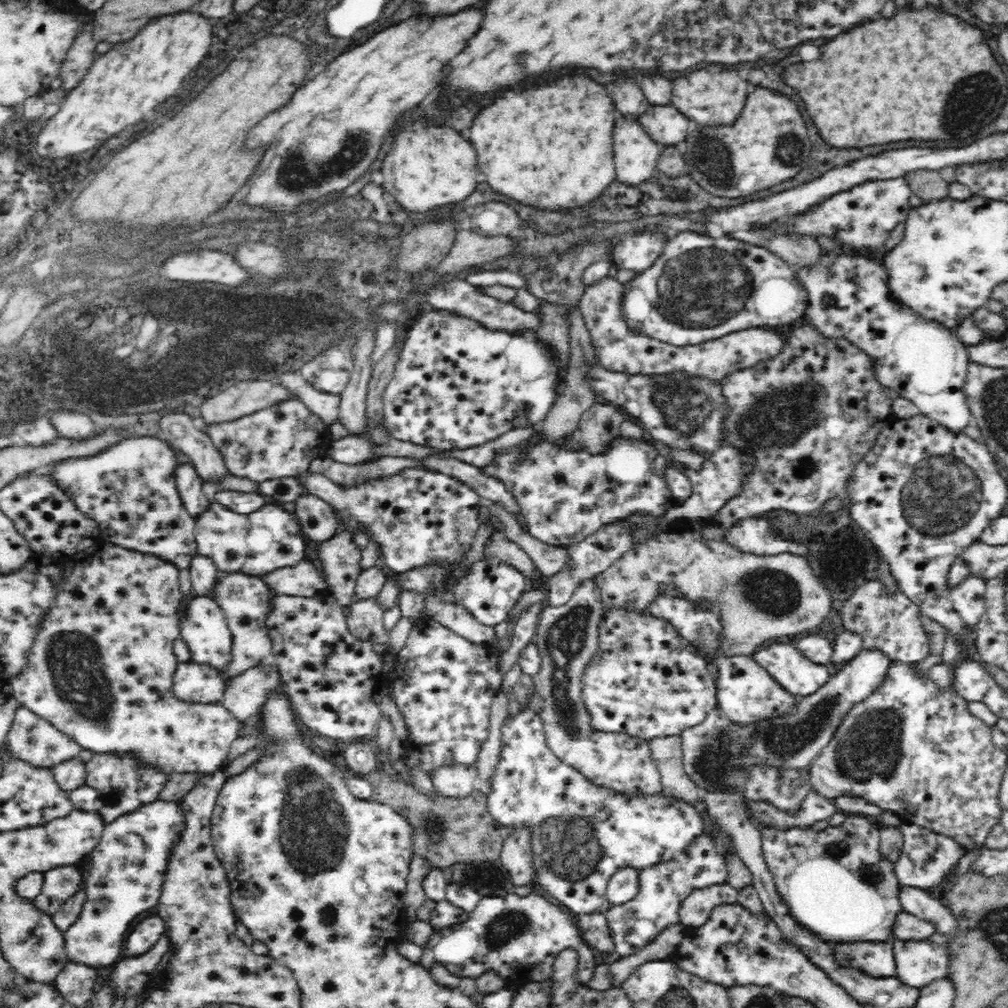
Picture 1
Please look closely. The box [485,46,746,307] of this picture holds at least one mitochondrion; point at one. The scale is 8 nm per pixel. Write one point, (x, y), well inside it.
(712, 157)

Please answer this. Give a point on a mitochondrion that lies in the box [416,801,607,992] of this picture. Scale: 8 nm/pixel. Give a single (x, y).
(509, 926)

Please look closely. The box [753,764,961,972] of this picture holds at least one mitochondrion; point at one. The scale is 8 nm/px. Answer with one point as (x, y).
(872, 874)

